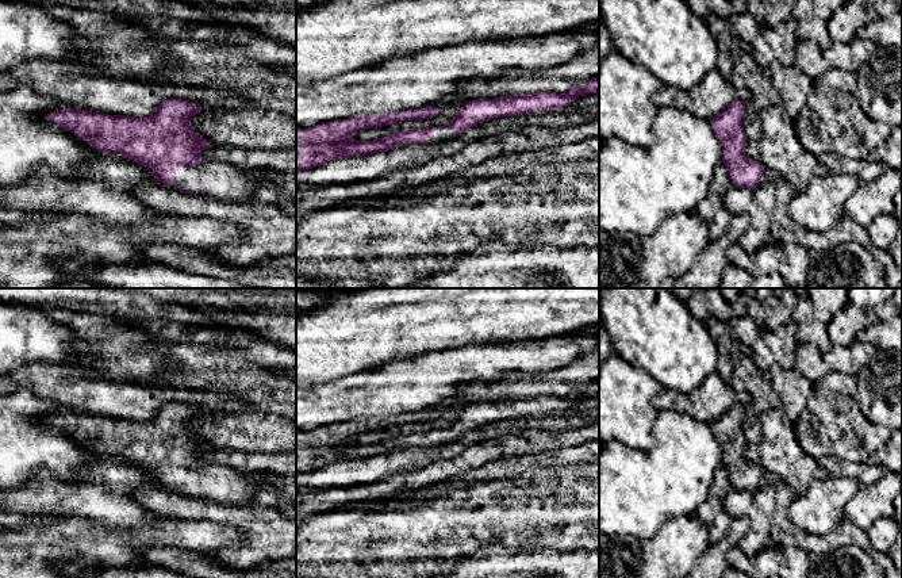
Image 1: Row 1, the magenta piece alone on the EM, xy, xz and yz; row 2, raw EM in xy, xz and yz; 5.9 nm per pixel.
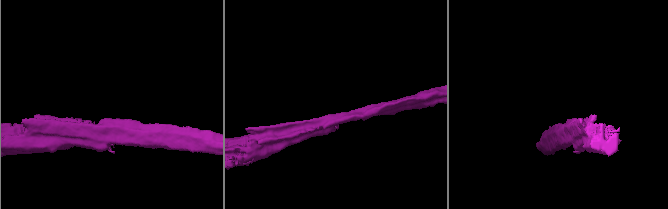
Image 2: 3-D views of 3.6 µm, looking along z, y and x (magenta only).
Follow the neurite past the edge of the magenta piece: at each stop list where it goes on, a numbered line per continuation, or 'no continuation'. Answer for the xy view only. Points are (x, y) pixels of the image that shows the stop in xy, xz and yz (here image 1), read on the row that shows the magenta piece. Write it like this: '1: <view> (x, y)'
1: xy (214, 179)

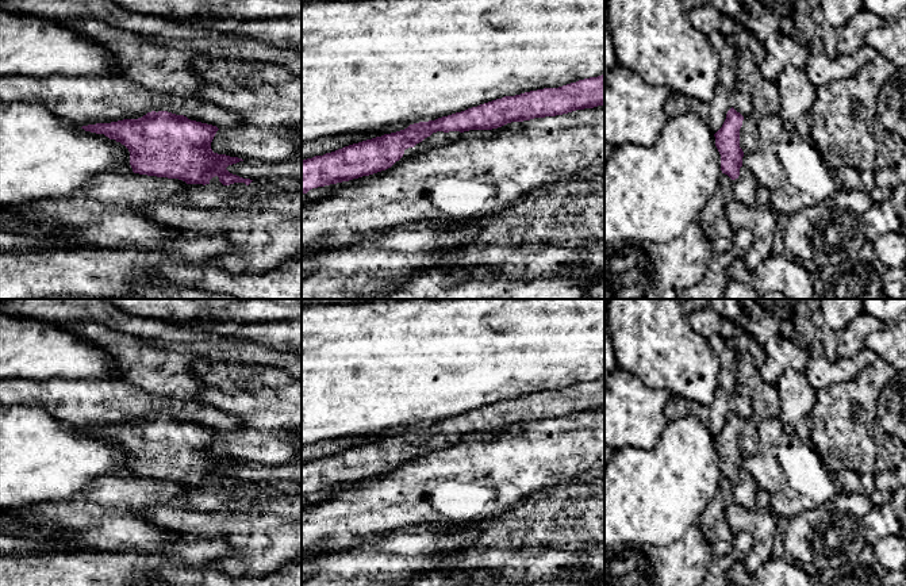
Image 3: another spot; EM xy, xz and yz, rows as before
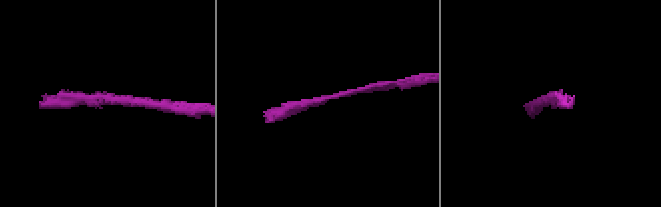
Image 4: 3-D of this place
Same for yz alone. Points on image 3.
1: yz (744, 188)

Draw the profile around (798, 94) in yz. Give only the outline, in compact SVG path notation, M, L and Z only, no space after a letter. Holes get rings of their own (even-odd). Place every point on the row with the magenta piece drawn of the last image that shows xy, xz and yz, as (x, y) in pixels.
M784 66L776 80L780 93L780 119L786 130L795 129L796 119L810 112L817 100L817 88L805 68Z

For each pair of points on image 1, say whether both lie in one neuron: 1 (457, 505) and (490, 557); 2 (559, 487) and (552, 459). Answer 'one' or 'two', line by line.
1: two
2: two

